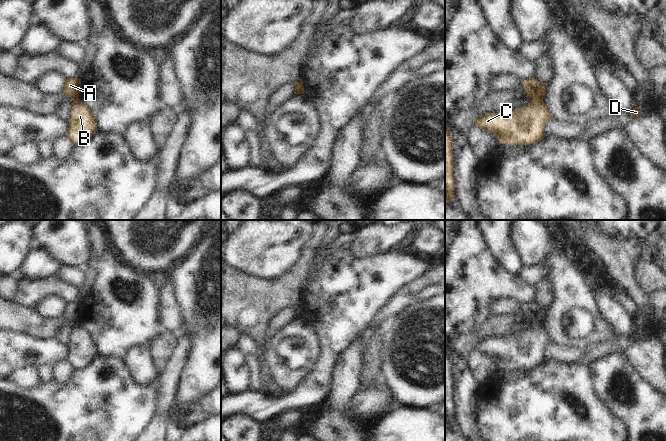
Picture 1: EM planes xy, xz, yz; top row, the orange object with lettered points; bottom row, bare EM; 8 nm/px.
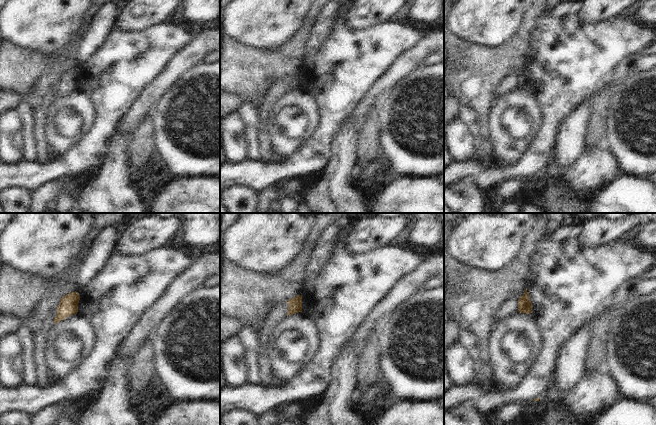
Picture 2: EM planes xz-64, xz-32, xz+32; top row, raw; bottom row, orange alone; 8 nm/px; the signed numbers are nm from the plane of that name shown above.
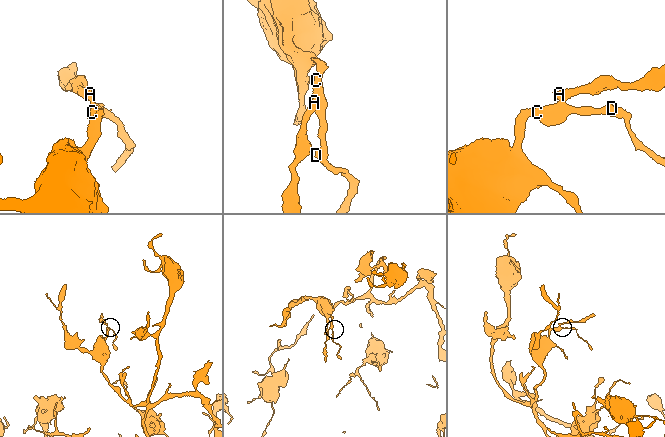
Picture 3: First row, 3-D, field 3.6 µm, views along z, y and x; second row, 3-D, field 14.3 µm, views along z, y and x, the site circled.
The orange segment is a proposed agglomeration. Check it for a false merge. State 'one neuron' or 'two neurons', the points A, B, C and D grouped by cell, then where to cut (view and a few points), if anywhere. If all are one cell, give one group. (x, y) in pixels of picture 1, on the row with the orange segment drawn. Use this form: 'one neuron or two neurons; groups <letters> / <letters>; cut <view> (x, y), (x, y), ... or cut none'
two neurons; groups A / B C D; cut yz (531, 98), (540, 98), (542, 100)

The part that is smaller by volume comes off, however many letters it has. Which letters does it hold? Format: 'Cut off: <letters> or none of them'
Cut off: A

